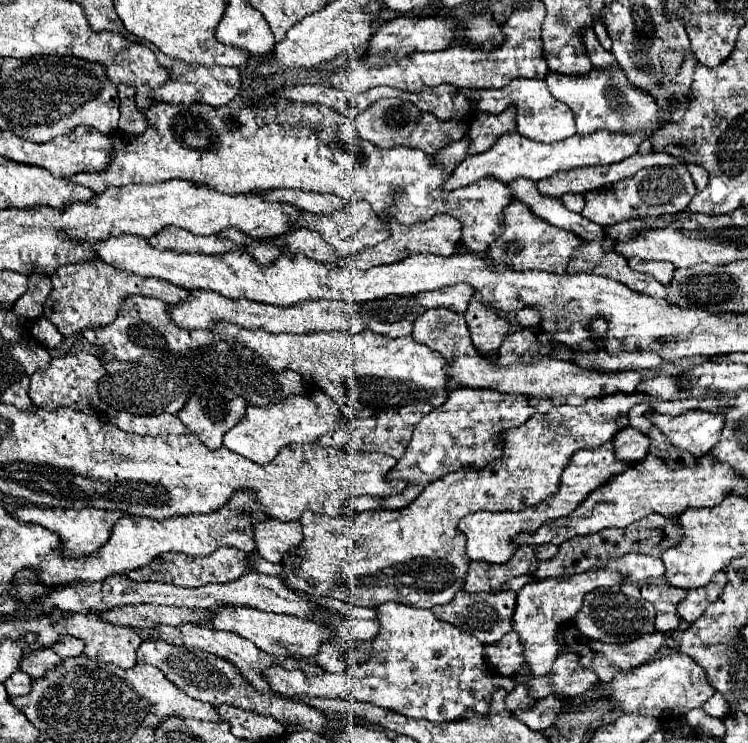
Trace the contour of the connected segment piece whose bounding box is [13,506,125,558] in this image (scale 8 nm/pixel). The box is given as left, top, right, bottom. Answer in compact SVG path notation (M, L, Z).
M31 506L31 508L19 508L13 512L13 516L21 522L35 522L41 526L47 526L47 530L55 530L59 534L59 538L63 538L63 554L67 554L67 558L79 558L83 554L93 554L99 546L103 546L111 534L113 524L125 516L119 510L99 510L99 508L81 508L81 510L73 510L73 508L39 508L39 506Z

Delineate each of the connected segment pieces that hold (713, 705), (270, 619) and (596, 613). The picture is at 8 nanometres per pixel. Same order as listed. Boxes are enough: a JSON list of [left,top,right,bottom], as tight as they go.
[[701,692,729,718],[211,606,331,658],[575,584,655,644]]

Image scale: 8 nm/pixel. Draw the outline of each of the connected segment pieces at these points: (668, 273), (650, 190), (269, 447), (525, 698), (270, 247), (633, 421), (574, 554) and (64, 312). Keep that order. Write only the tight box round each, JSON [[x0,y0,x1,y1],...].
[[629,258,675,284],[583,164,697,226],[223,390,341,464],[505,680,535,712],[247,240,281,266],[627,404,651,434],[529,514,683,580],[43,260,189,336]]

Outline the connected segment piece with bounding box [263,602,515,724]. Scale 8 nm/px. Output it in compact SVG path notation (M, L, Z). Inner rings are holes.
M385 602L377 612L381 630L373 642L373 656L369 662L353 666L341 674L323 672L319 676L273 664L263 670L263 680L267 680L273 692L281 696L321 696L347 702L371 702L407 718L425 718L435 724L461 720L467 716L467 710L487 716L491 694L495 690L509 692L515 688L511 676L489 674L485 670L487 662L483 656L483 644L473 634L437 620L431 610Z

